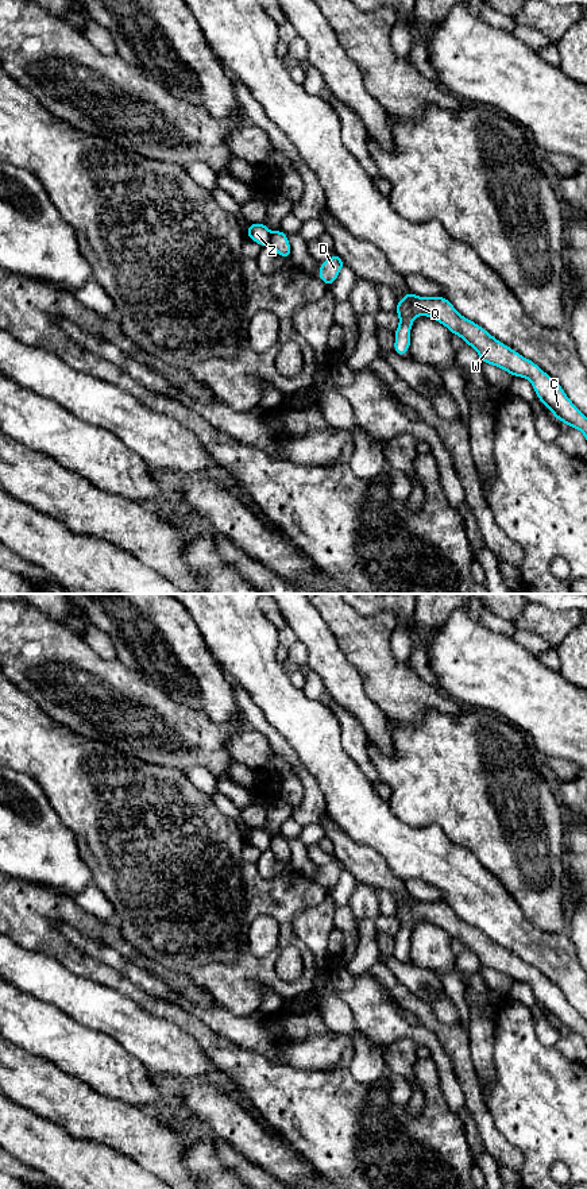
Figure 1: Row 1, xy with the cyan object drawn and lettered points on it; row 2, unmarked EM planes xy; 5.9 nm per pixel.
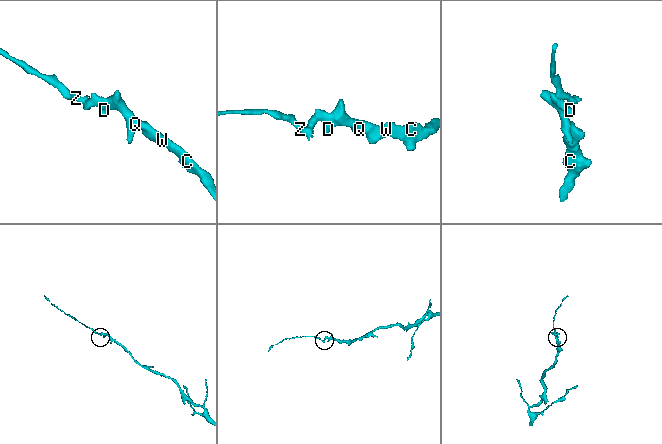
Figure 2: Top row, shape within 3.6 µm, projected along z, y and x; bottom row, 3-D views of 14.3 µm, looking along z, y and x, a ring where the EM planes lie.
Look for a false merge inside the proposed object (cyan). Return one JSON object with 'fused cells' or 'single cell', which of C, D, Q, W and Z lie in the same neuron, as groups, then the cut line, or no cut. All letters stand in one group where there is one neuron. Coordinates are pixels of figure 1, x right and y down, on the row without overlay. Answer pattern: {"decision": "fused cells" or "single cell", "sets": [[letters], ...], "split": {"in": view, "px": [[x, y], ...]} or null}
{"decision": "fused cells", "sets": [["C", "D", "Q", "W"], ["Z"]], "split": {"in": "xy", "px": [[273, 838], [269, 848]]}}

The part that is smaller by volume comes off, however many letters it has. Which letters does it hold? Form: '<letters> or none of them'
Z

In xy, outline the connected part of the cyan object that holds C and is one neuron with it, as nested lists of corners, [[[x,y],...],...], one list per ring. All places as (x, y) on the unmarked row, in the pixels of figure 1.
[[[408,895],[406,900],[397,906],[395,916],[399,920],[399,930],[394,937],[394,957],[398,961],[405,961],[412,949],[410,934],[414,923],[420,919],[430,922],[475,953],[482,968],[494,969],[513,983],[529,984],[537,1003],[547,1014],[559,1026],[579,1034],[587,1045],[587,1022],[572,1008],[563,992],[534,966],[498,946],[476,927],[463,922],[445,902],[422,903]]]

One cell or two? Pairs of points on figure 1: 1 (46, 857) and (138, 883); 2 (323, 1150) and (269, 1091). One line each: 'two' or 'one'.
1: two
2: one

